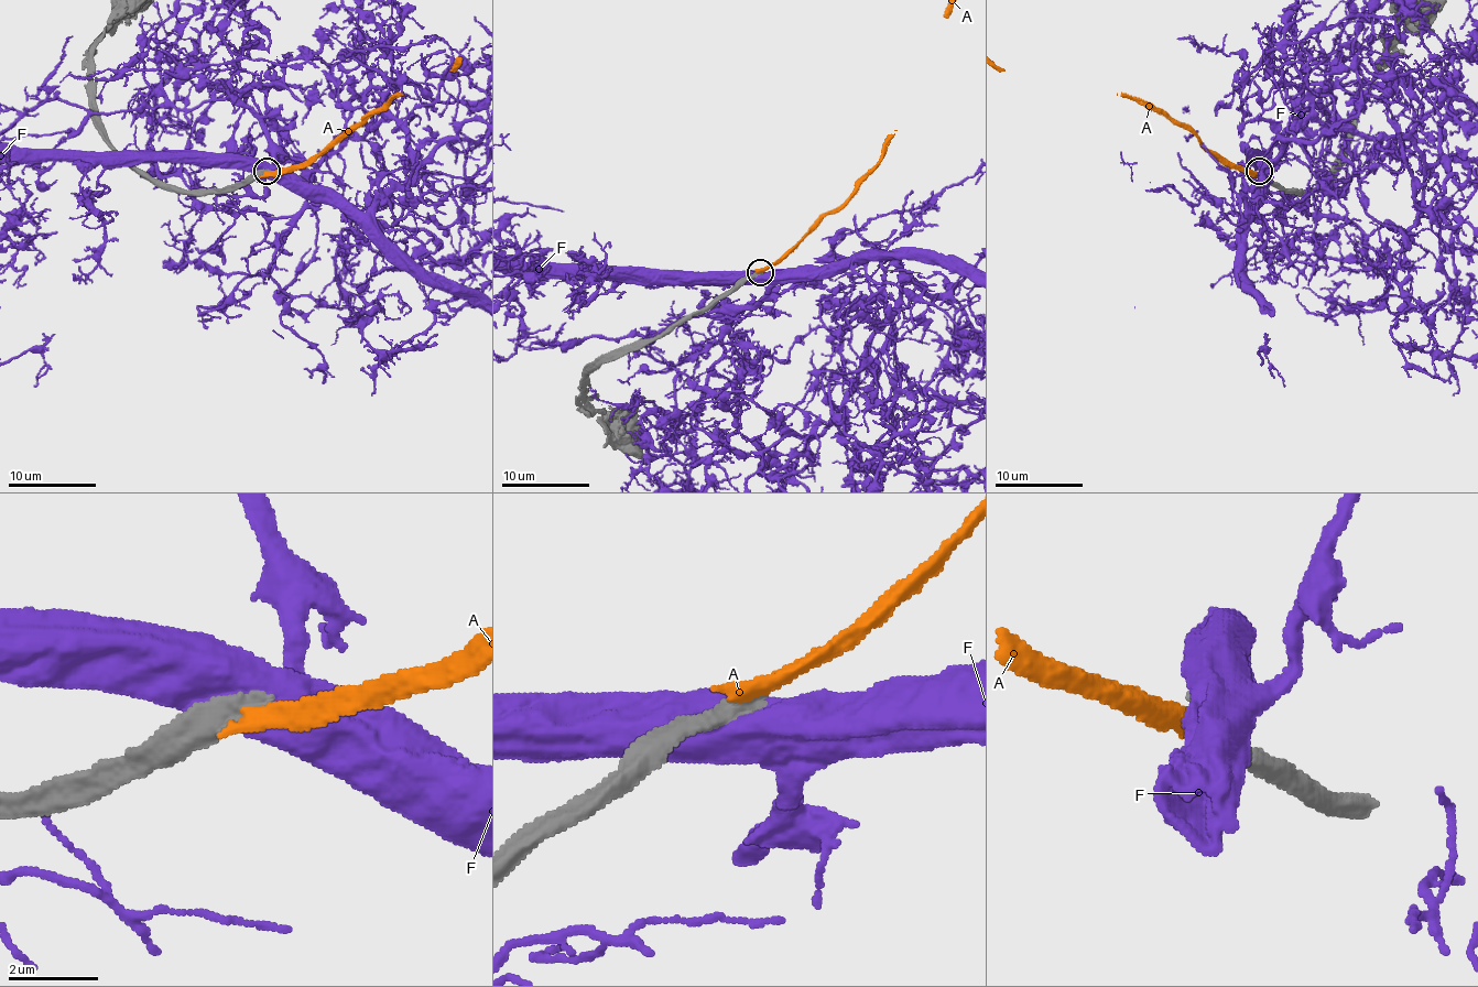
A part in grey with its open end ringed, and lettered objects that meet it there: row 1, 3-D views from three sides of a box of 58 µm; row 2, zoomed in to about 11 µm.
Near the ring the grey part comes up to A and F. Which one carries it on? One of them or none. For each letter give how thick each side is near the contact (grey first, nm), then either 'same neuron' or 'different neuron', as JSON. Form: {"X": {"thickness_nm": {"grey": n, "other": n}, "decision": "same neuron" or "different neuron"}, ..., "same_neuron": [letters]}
{"A": {"thickness_nm": {"grey": 550, "other": 440}, "decision": "different neuron"}, "F": {"thickness_nm": {"grey": 650, "other": 800}, "decision": "different neuron"}, "same_neuron": []}

